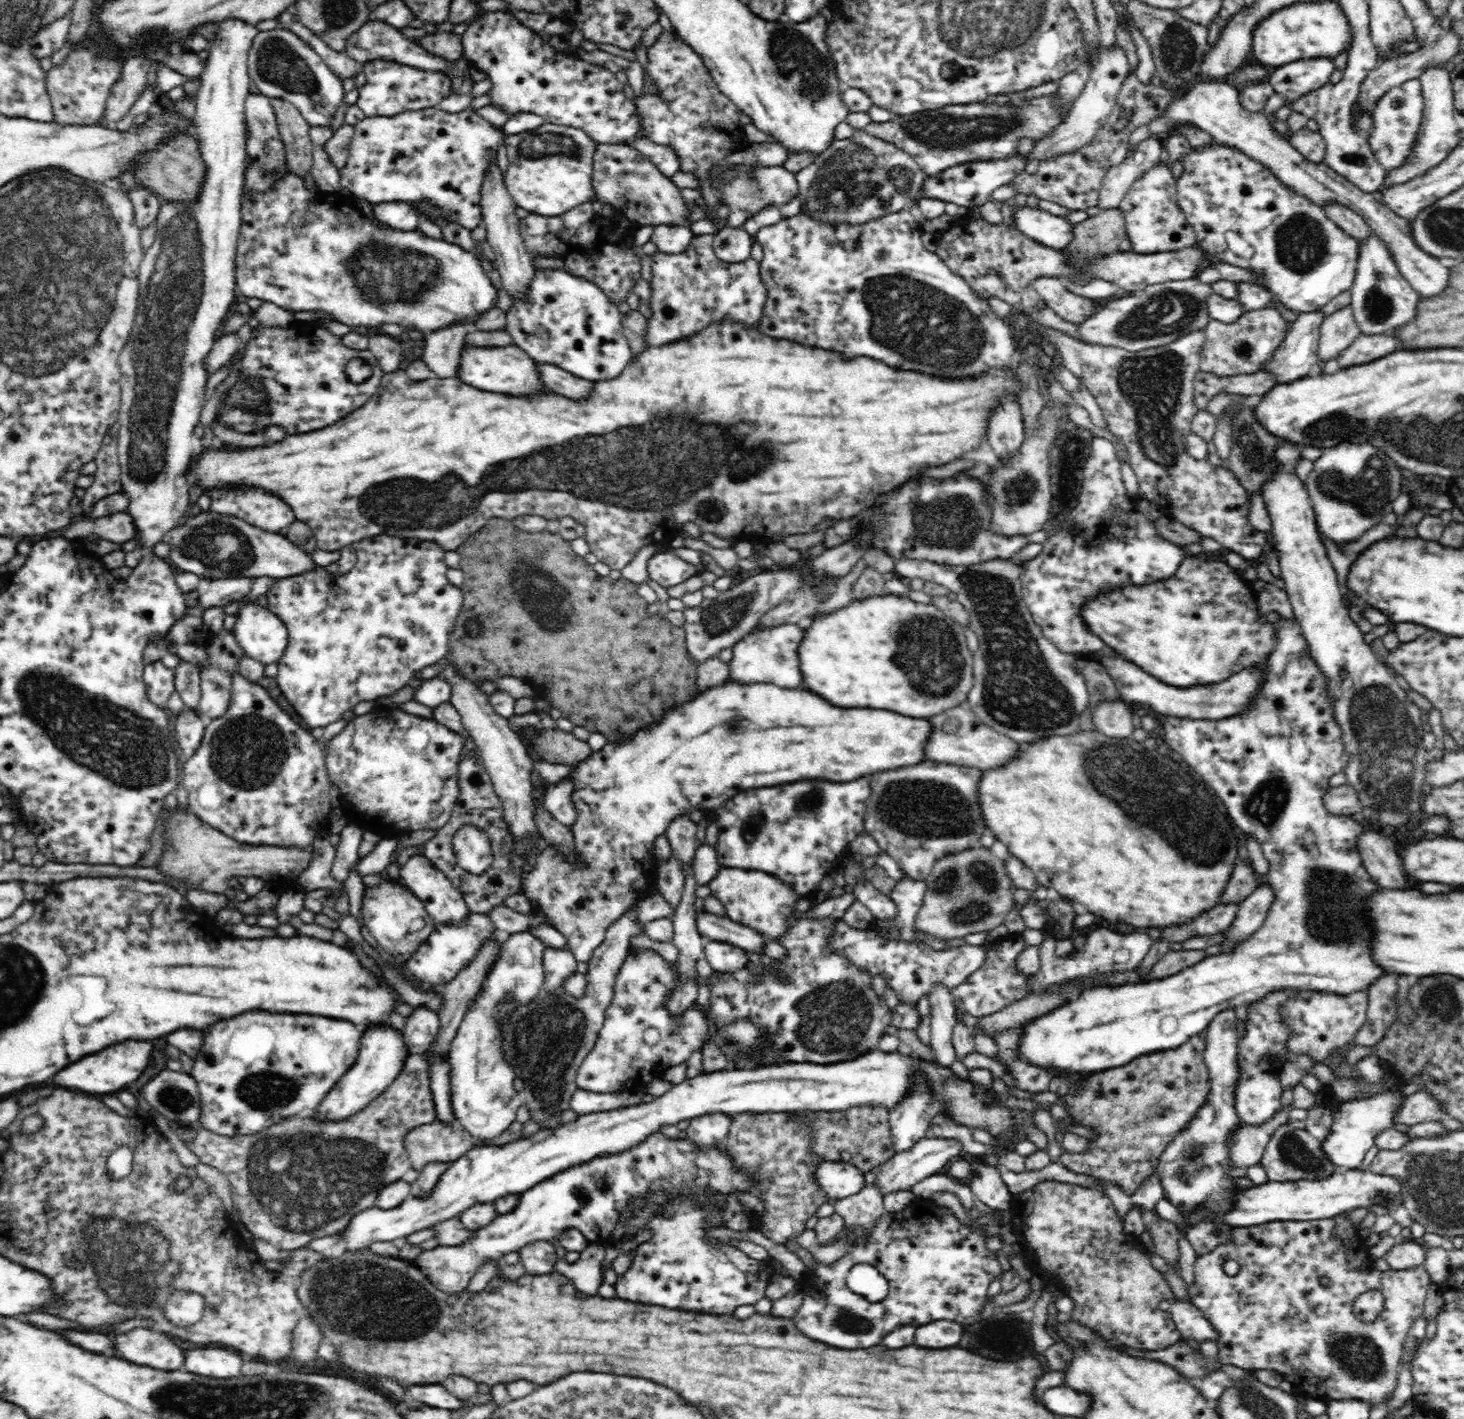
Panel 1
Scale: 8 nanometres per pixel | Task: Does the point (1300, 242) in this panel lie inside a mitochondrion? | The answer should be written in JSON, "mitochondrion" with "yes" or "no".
{"mitochondrion":"yes"}

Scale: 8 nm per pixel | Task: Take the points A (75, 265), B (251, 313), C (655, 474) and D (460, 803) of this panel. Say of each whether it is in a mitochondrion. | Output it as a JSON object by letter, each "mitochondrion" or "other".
{"A":"mitochondrion","B":"other","C":"mitochondrion","D":"other"}

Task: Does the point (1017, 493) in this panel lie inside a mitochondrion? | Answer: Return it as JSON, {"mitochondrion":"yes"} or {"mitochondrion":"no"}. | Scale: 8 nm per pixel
{"mitochondrion":"yes"}

